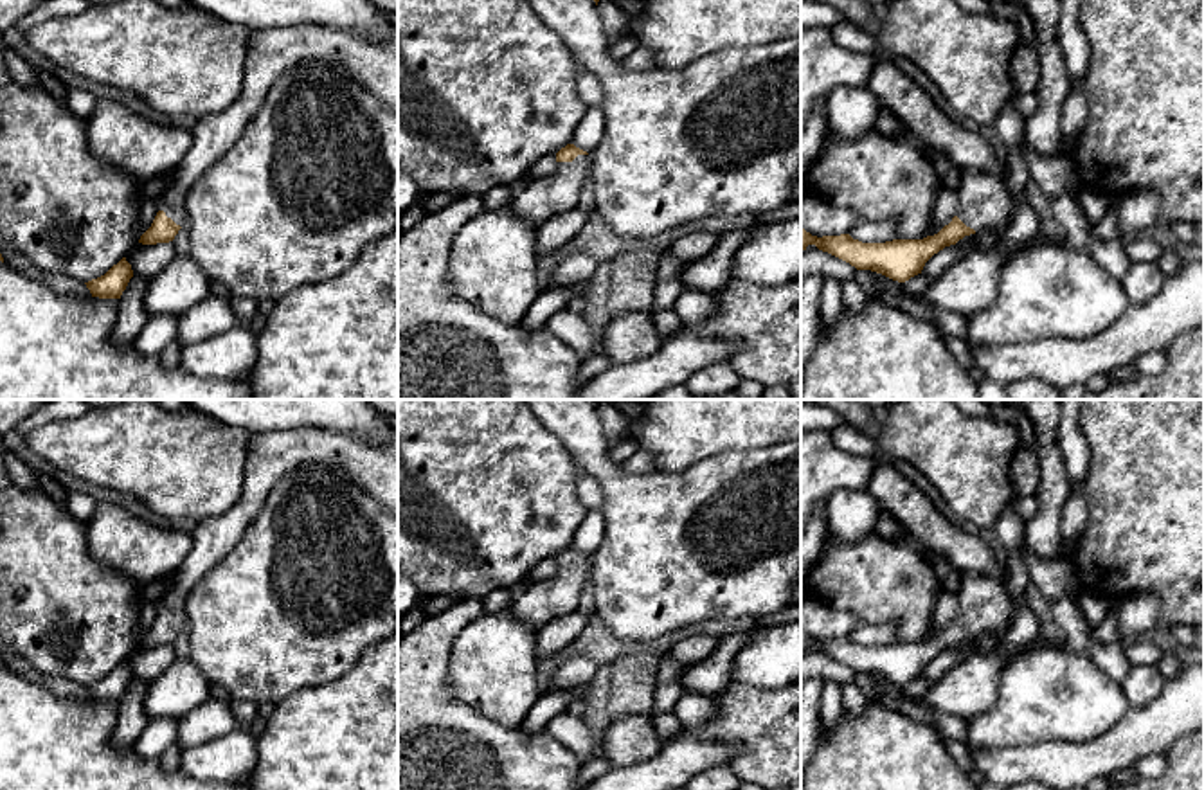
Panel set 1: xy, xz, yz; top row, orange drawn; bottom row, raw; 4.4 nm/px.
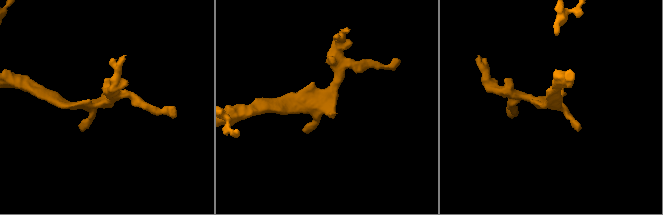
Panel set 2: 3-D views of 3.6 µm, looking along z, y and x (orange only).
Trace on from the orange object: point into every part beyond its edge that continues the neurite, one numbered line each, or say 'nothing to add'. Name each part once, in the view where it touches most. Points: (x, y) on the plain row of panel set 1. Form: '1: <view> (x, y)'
1: xz (539, 603)

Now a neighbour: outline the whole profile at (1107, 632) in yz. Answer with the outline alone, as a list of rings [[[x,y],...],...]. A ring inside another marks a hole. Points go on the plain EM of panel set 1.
[[[1110,599],[1110,608],[1105,621],[1092,630],[1092,637],[1100,644],[1110,644],[1118,639],[1118,615],[1121,599]]]

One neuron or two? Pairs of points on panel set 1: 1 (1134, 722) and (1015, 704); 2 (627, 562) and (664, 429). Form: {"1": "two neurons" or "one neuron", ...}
{"1": "two neurons", "2": "two neurons"}

